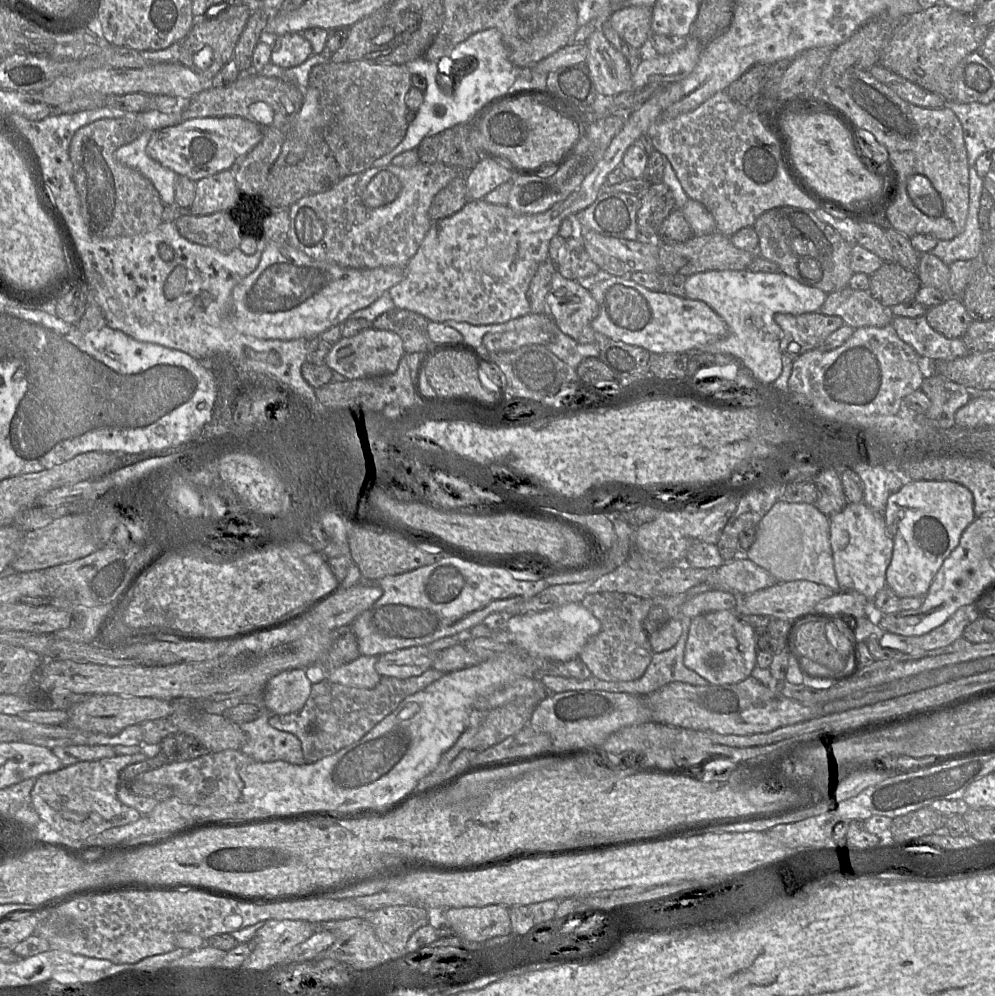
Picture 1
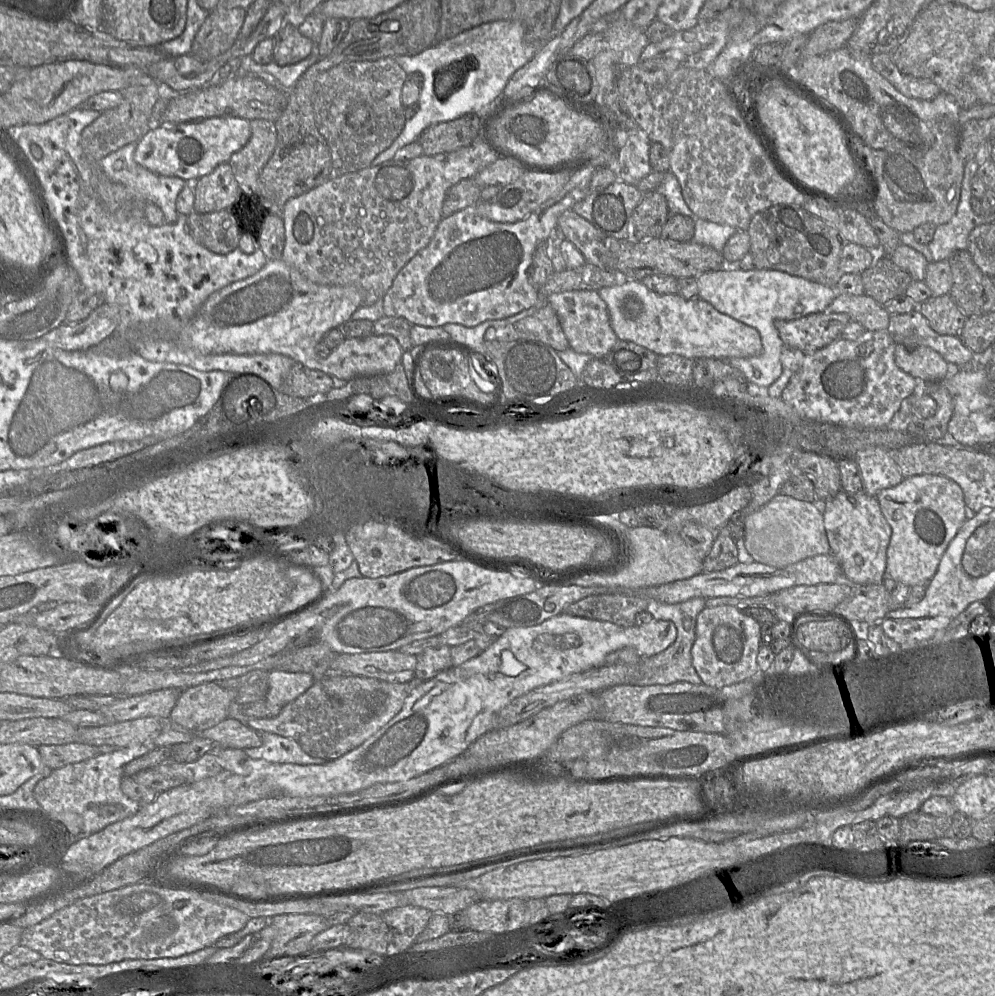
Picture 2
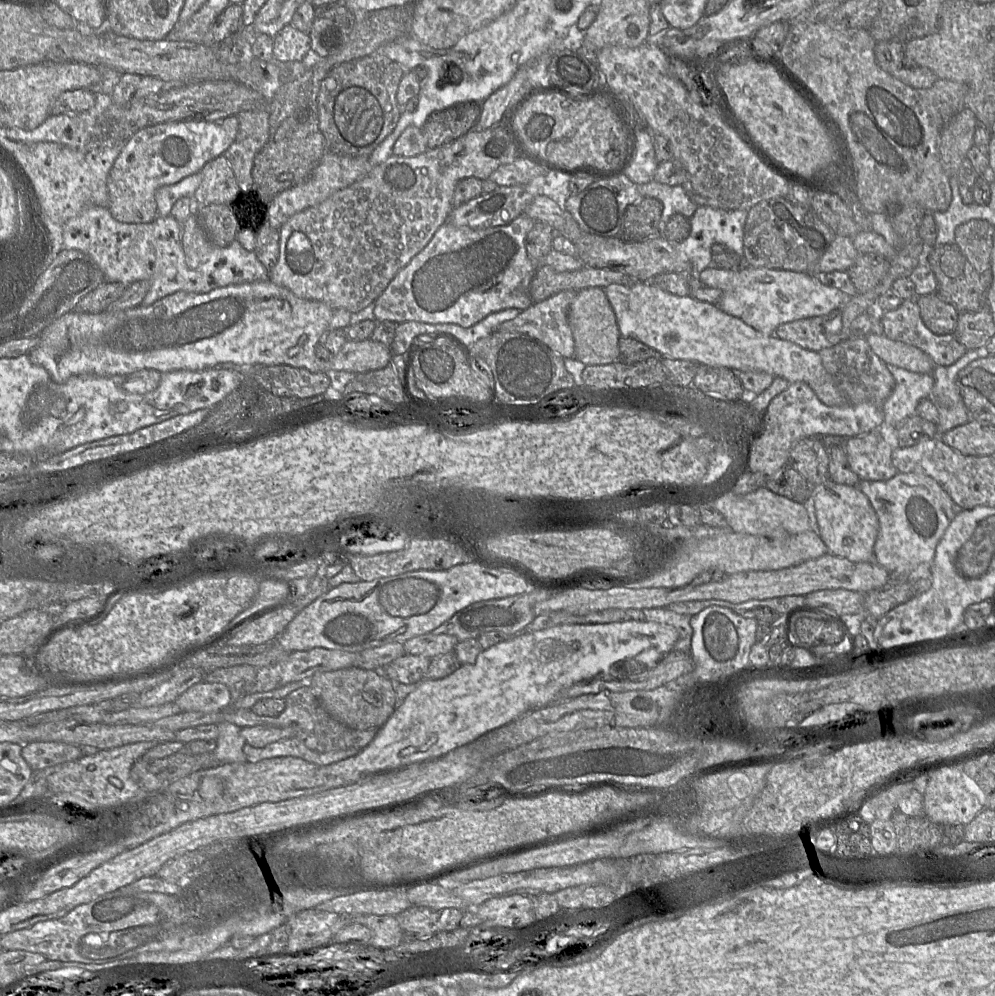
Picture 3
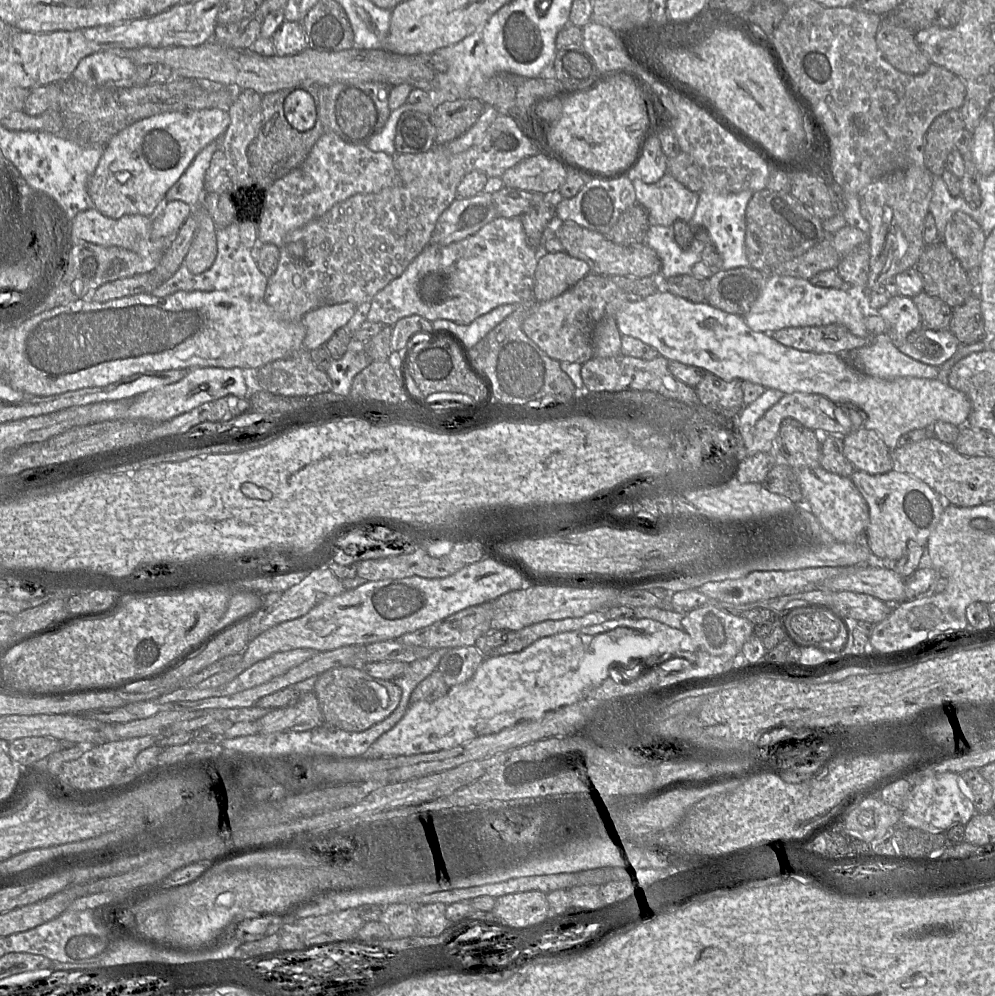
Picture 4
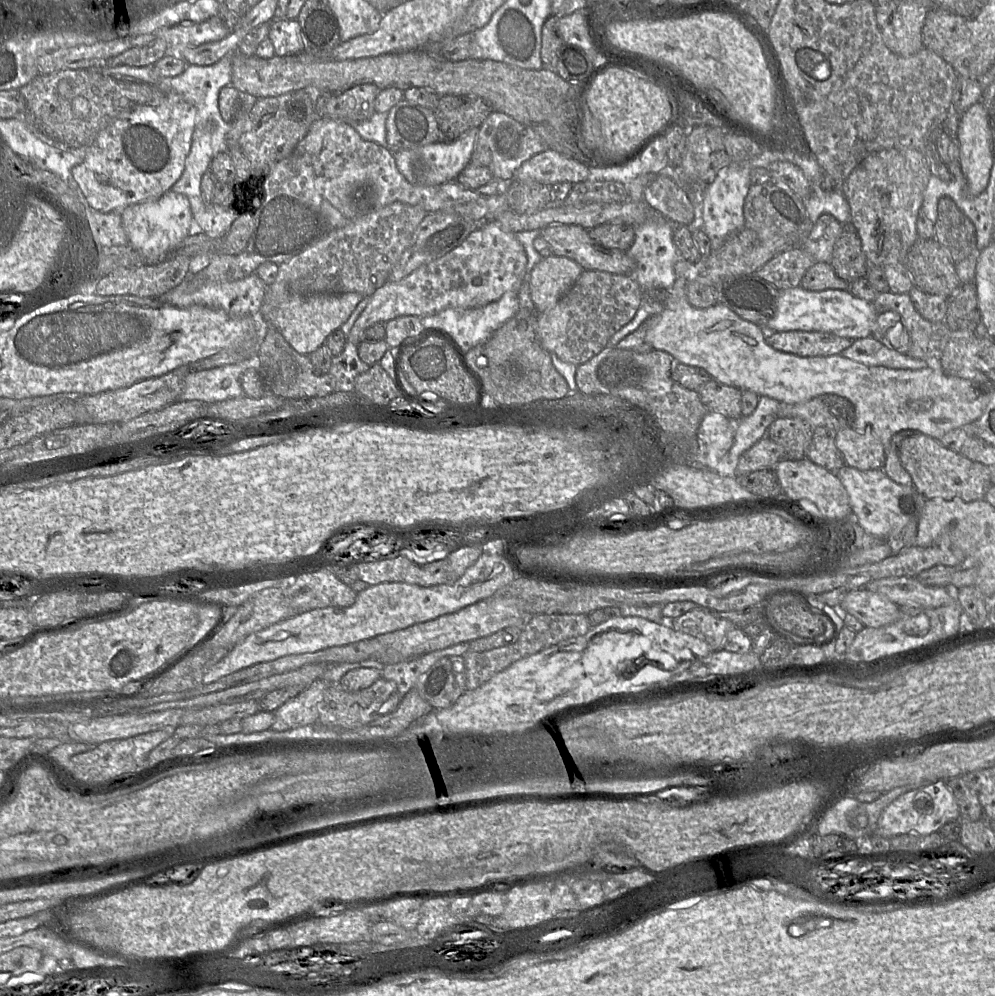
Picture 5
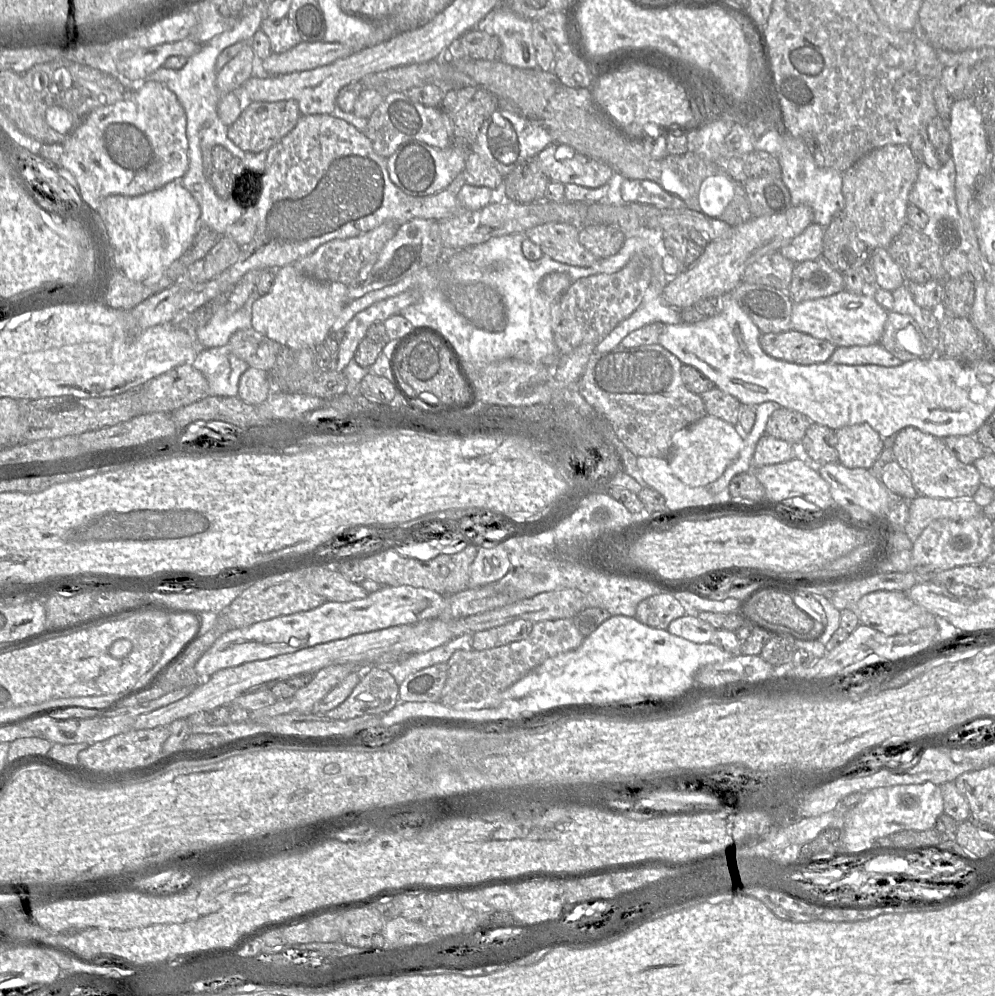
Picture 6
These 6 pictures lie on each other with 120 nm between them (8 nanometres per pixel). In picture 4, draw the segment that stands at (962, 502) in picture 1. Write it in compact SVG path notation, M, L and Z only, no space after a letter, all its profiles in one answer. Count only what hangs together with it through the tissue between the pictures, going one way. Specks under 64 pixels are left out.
M898 468L883 474L855 470L850 479L869 507L869 525L860 541L872 553L868 564L897 561L905 553L909 541L915 541L921 547L926 546L946 503L933 489Z

